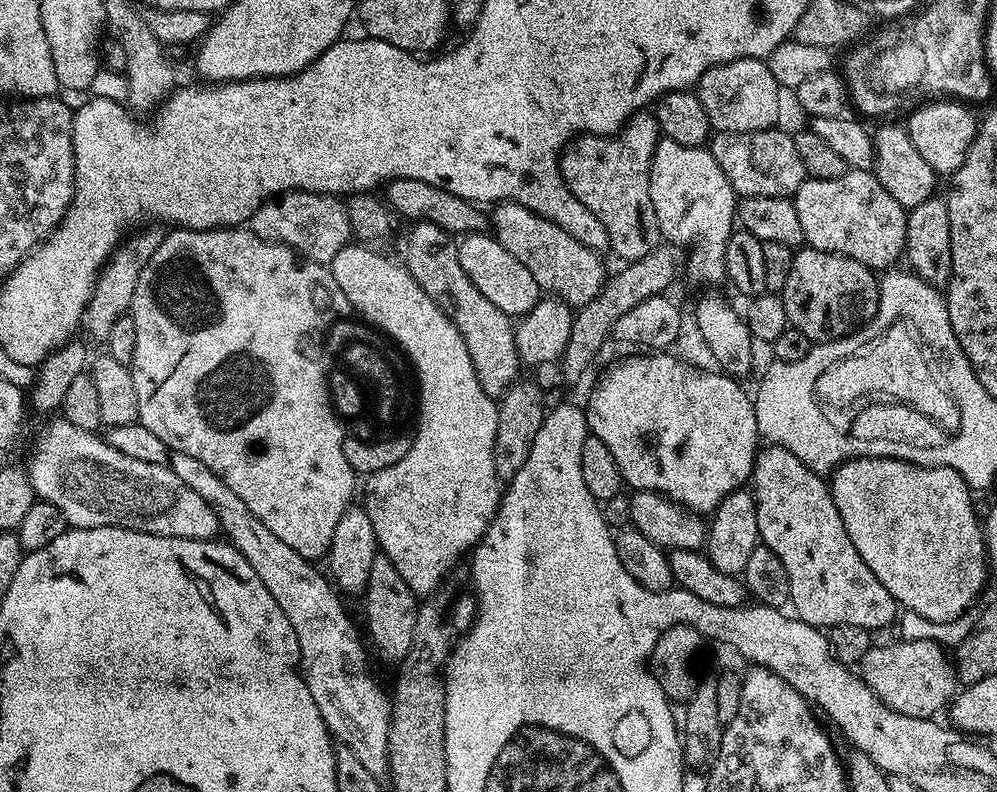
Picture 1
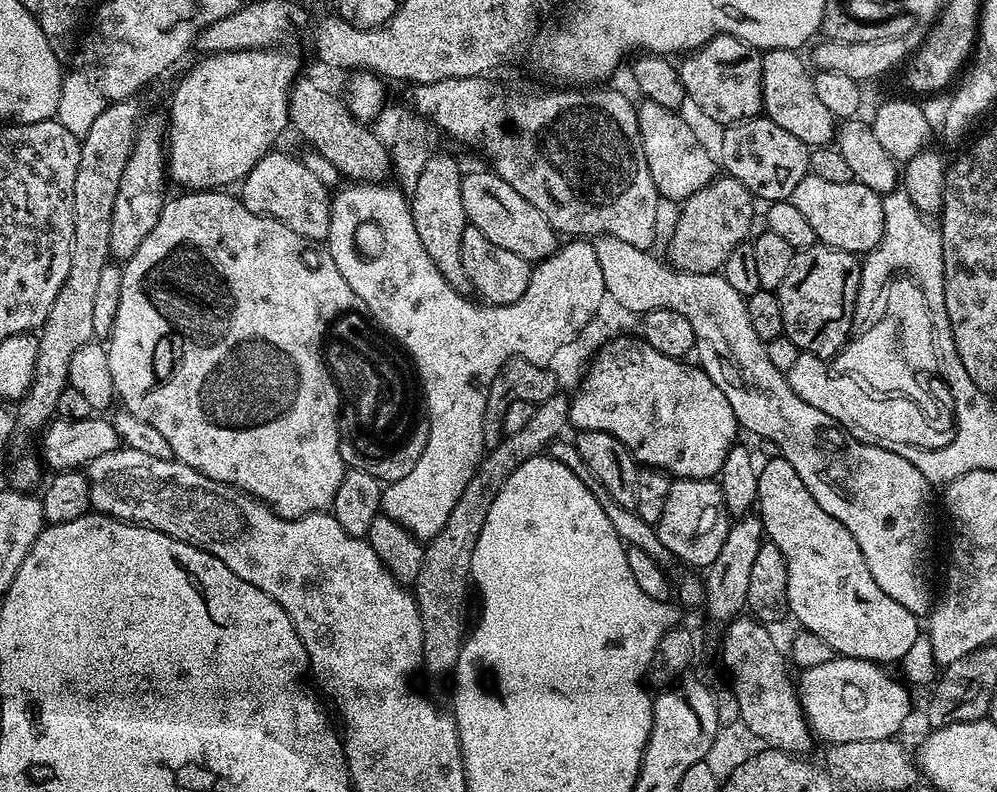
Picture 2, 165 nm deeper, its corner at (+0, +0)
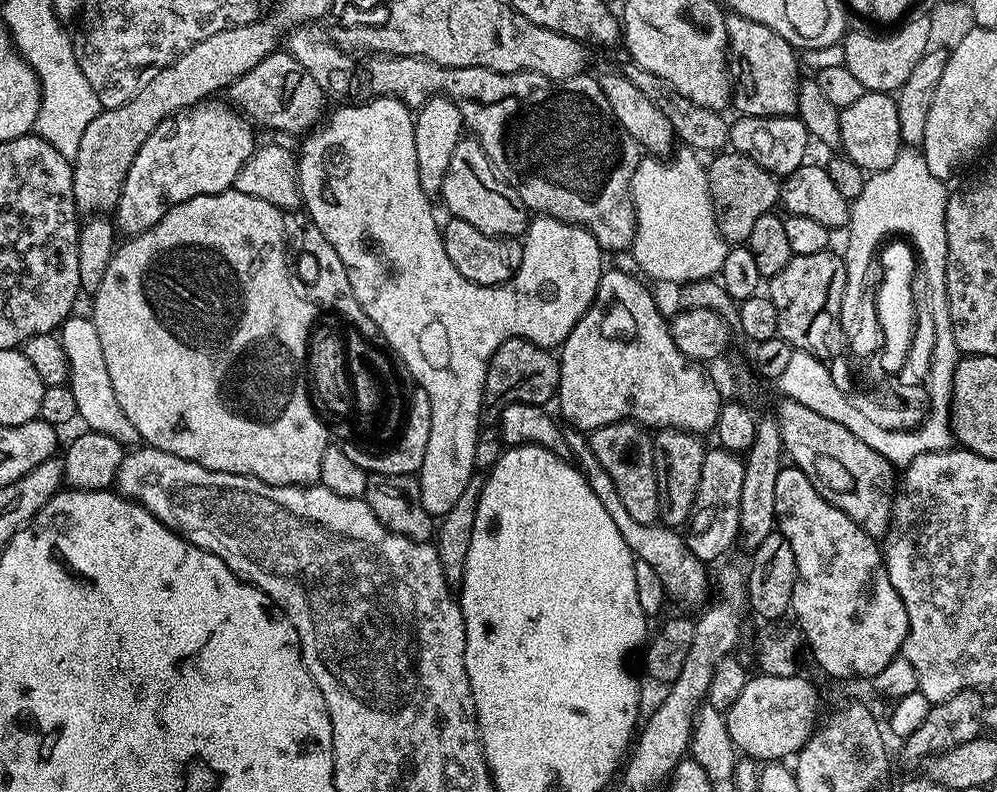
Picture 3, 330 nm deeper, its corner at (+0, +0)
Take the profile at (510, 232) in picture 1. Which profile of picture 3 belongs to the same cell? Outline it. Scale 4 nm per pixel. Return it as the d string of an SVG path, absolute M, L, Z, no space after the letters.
M462 138L458 146L454 146L454 155L450 158L450 167L446 169L439 199L444 200L455 219L470 222L470 226L482 230L482 234L520 238L528 231L529 208L513 188L497 176L496 167L489 162L480 141L475 138Z

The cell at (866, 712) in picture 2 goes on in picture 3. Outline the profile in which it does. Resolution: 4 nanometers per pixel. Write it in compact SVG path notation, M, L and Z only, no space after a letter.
M756 674L748 679L746 686L742 686L742 694L738 694L738 698L734 698L734 706L728 708L724 720L737 753L757 762L784 762L799 752L800 747L816 731L818 727L816 711L819 708L820 696L816 693L815 686L803 674L790 677Z

